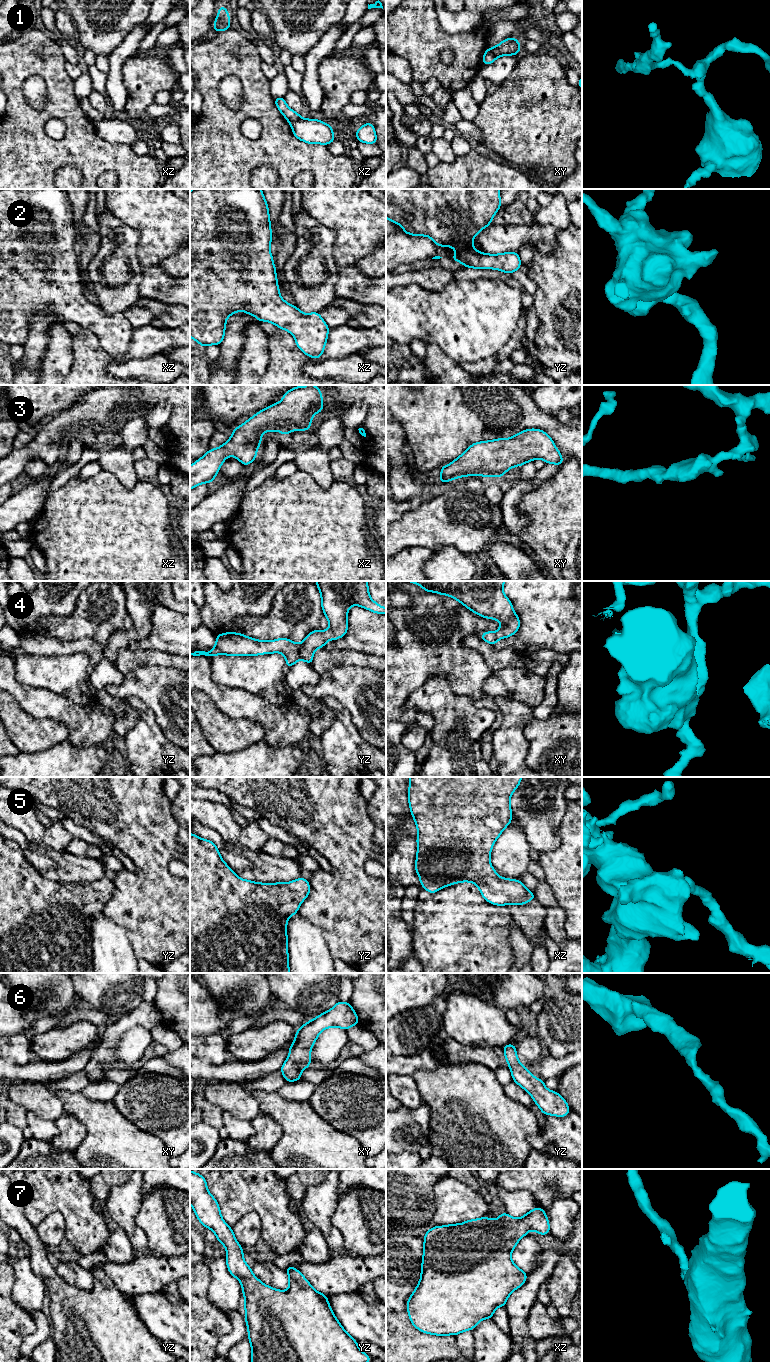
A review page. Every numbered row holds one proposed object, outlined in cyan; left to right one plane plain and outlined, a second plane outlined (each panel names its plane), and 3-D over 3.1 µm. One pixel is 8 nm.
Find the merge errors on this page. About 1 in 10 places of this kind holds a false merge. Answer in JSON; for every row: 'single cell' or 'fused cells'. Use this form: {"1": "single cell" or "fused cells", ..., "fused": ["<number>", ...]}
{"1": "fused cells", "2": "single cell", "3": "single cell", "4": "single cell", "5": "single cell", "6": "single cell", "7": "single cell", "fused": ["1"]}

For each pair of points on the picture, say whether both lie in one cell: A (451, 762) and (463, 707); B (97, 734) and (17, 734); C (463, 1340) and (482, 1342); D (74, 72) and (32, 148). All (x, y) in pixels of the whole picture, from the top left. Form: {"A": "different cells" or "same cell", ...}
{"A": "same cell", "B": "different cells", "C": "different cells", "D": "different cells"}

